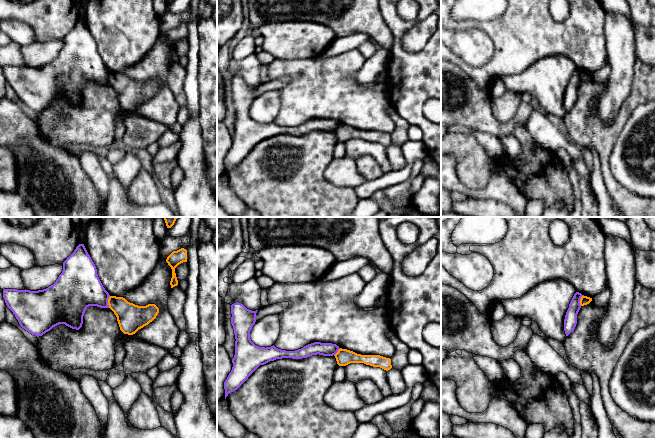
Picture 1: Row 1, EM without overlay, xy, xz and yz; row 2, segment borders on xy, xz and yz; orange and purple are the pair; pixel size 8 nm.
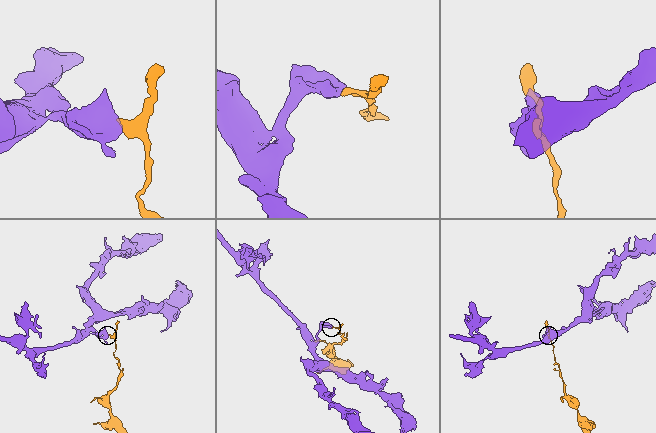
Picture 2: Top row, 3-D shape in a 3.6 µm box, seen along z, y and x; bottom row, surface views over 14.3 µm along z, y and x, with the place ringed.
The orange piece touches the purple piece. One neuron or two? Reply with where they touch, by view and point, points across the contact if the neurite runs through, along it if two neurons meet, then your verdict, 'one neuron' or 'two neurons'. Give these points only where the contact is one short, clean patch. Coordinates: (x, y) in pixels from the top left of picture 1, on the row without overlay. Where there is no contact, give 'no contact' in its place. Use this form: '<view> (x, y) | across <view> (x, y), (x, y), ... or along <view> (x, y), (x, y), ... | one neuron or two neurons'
xy (108, 78) | along xy (110, 72), (108, 83) | two neurons

